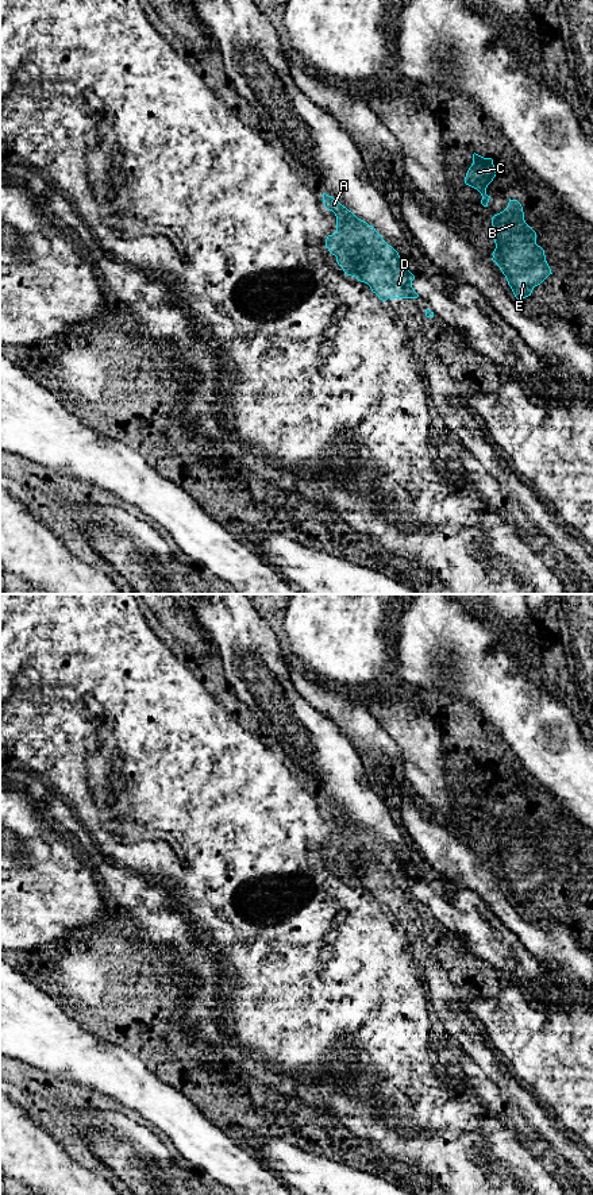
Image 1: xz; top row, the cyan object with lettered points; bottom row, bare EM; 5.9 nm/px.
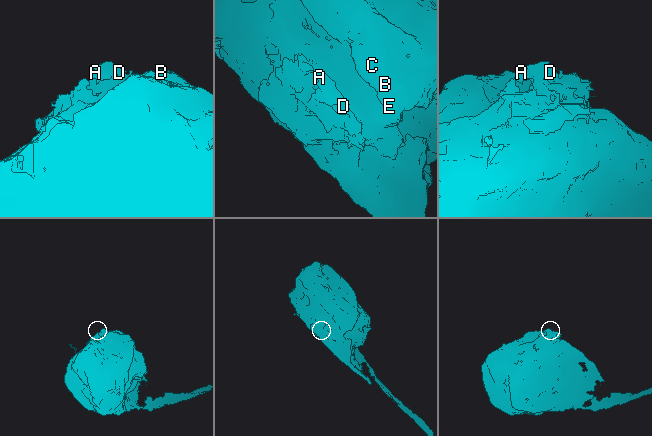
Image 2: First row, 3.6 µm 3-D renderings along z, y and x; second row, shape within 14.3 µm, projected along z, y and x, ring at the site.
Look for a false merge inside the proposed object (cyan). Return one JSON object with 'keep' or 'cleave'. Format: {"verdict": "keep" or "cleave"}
{"verdict": "cleave"}

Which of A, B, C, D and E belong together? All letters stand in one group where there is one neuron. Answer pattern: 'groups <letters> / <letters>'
groups A B C E / D

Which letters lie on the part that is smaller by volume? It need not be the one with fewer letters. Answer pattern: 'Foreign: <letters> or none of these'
Foreign: D

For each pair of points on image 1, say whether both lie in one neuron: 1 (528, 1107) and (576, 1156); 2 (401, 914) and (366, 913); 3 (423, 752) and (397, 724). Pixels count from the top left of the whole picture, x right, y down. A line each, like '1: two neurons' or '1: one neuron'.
1: one neuron
2: two neurons
3: one neuron

